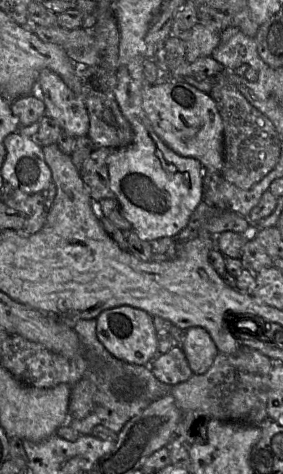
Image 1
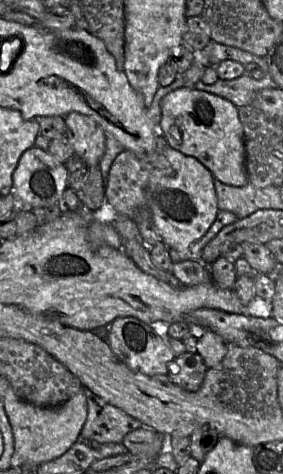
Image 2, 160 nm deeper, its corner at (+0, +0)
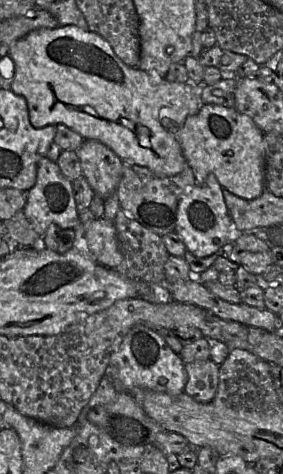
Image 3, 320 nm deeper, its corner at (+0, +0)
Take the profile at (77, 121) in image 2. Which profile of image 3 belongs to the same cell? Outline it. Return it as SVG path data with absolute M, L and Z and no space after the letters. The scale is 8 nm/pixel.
M84 140L76 151L83 176L95 195L105 199L115 193L122 175L123 160L96 140Z

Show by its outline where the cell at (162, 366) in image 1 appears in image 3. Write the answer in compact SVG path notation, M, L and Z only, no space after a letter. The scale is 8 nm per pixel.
M210 359L185 364L187 383L184 394L200 403L211 402L219 384L219 365Z

